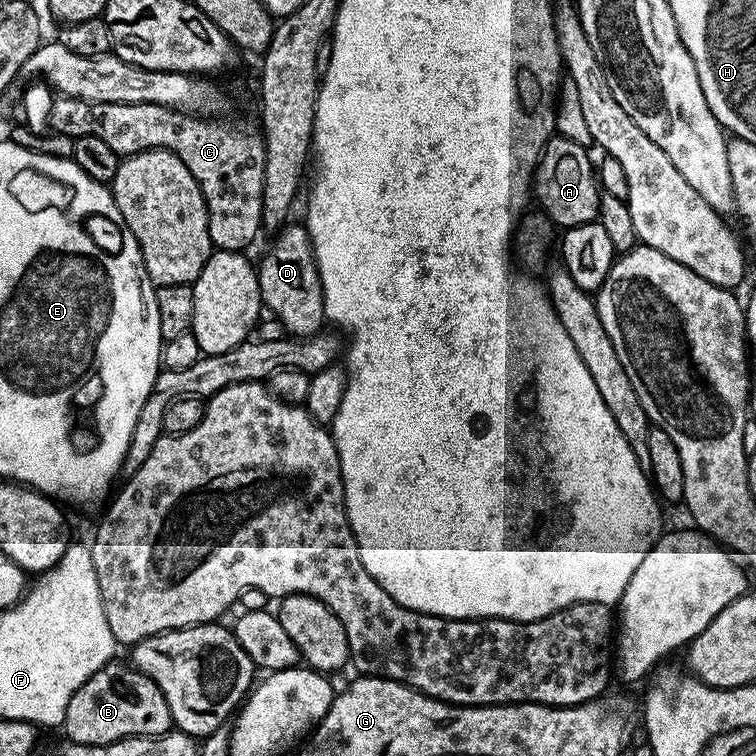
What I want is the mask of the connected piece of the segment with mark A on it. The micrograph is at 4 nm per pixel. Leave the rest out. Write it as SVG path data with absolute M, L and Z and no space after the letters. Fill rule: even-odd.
M554 134L544 143L540 160L532 178L531 191L534 200L547 214L557 229L567 230L583 224L593 223L600 212L600 196L602 189L594 171L594 160L588 157L589 149L578 142L570 142L570 138Z

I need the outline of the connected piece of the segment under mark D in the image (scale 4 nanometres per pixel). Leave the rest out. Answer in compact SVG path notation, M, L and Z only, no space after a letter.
M285 223L275 233L273 248L258 260L260 299L275 319L280 320L289 336L312 336L325 327L324 291L318 274L316 256L312 252L312 239L303 223Z

